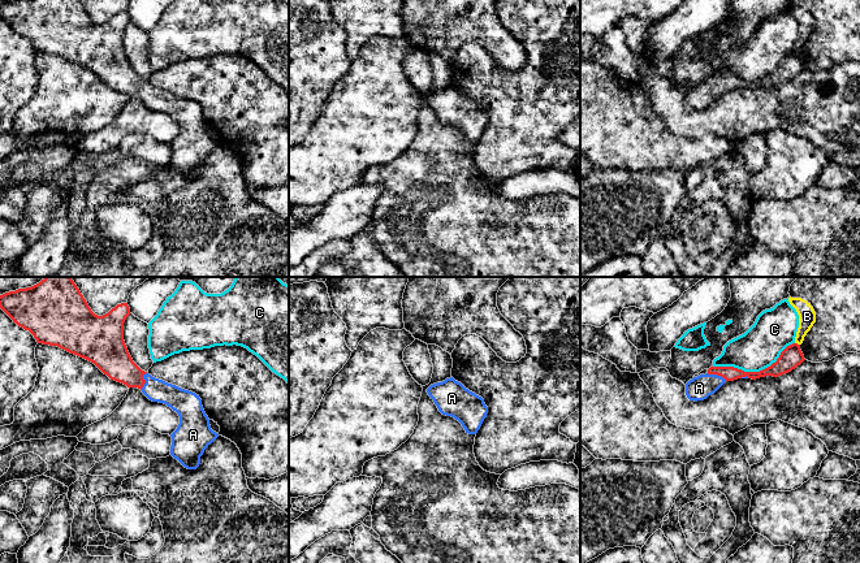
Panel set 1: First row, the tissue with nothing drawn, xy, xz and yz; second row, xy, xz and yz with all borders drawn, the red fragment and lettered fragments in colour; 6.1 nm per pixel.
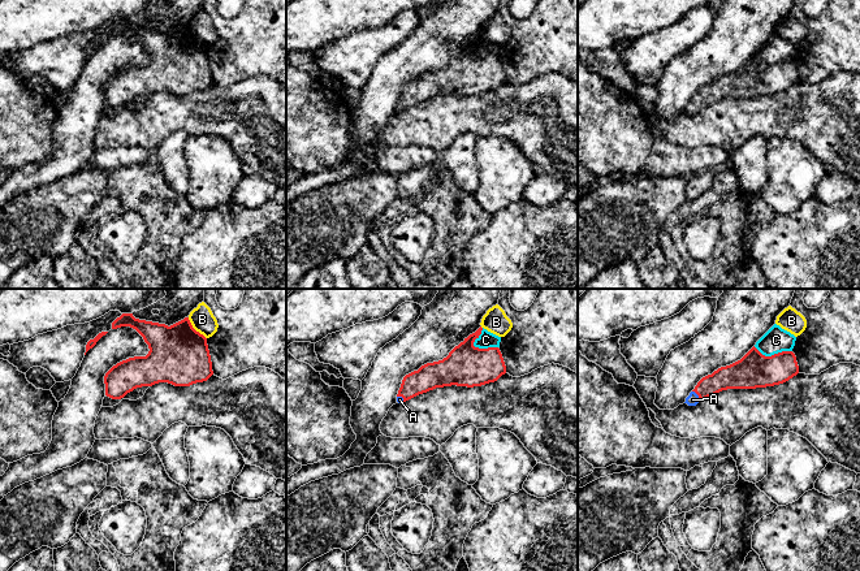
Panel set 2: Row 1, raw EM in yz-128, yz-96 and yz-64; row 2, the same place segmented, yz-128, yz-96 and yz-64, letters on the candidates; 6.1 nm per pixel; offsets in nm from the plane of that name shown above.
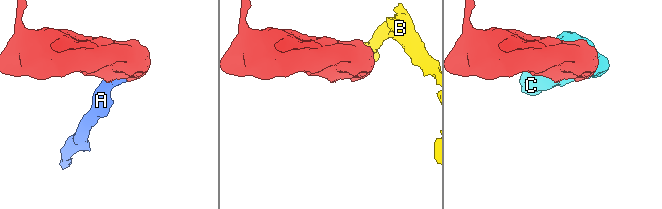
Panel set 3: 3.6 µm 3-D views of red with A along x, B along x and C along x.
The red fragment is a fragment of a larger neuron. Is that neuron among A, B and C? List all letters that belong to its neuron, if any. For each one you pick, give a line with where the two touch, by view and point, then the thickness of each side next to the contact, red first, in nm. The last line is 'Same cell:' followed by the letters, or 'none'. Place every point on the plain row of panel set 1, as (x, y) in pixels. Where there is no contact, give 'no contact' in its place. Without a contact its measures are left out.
A: xy (145, 90) | 220/150 nm
Same cell: A

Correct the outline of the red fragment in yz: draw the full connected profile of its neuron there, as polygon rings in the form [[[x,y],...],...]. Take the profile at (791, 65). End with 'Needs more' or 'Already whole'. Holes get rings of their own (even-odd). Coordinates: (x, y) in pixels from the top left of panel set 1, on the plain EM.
[[[800,53],[787,55],[775,72],[760,81],[744,81],[734,75],[710,75],[705,83],[693,86],[686,92],[686,104],[690,109],[704,109],[714,103],[726,90],[738,87],[760,87],[765,85],[778,86],[791,81],[804,70]]]. Needs more

